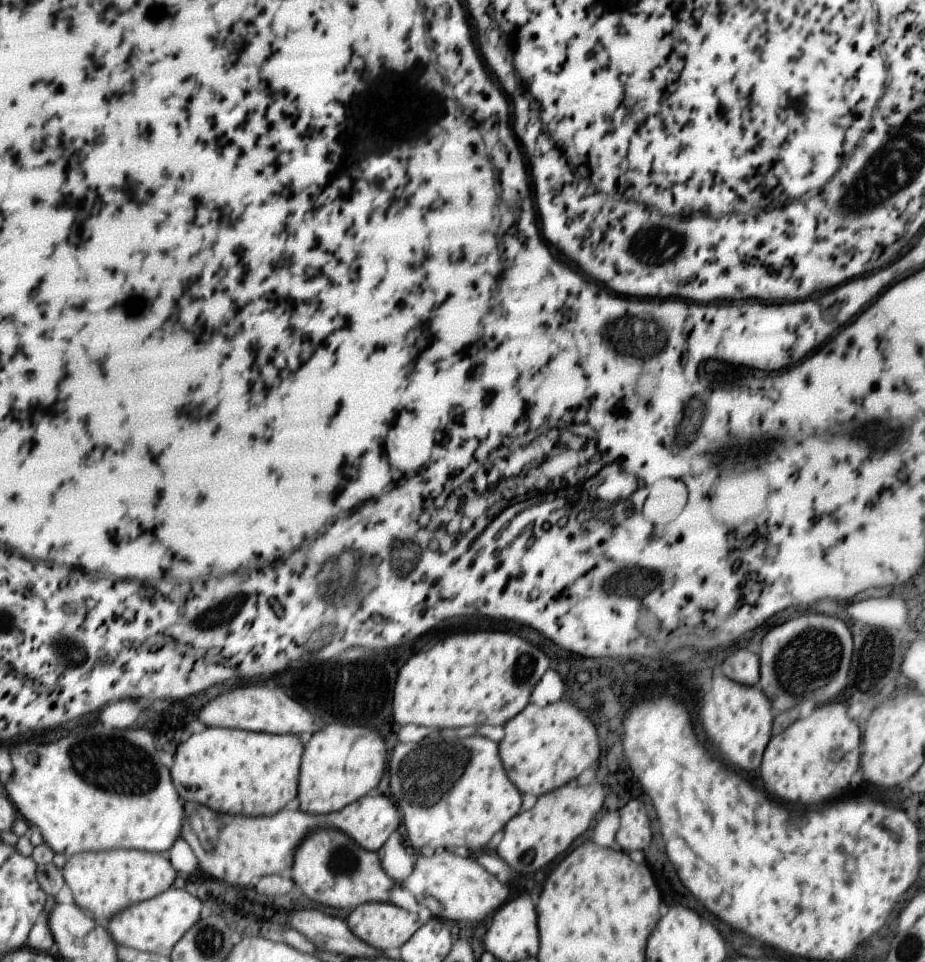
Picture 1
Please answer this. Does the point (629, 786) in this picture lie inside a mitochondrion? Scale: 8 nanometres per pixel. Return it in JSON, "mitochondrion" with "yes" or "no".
{"mitochondrion":"no"}

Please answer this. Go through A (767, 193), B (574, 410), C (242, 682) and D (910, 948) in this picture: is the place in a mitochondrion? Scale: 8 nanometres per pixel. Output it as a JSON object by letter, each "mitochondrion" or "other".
{"A":"other","B":"other","C":"other","D":"mitochondrion"}

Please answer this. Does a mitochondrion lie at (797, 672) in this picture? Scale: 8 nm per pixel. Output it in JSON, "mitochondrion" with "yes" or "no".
{"mitochondrion":"yes"}

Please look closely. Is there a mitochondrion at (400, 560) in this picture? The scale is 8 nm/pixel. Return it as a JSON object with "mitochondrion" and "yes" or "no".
{"mitochondrion":"yes"}

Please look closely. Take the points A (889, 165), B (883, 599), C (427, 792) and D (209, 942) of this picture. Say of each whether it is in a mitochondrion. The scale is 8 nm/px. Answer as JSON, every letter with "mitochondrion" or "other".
{"A":"mitochondrion","B":"other","C":"mitochondrion","D":"mitochondrion"}

